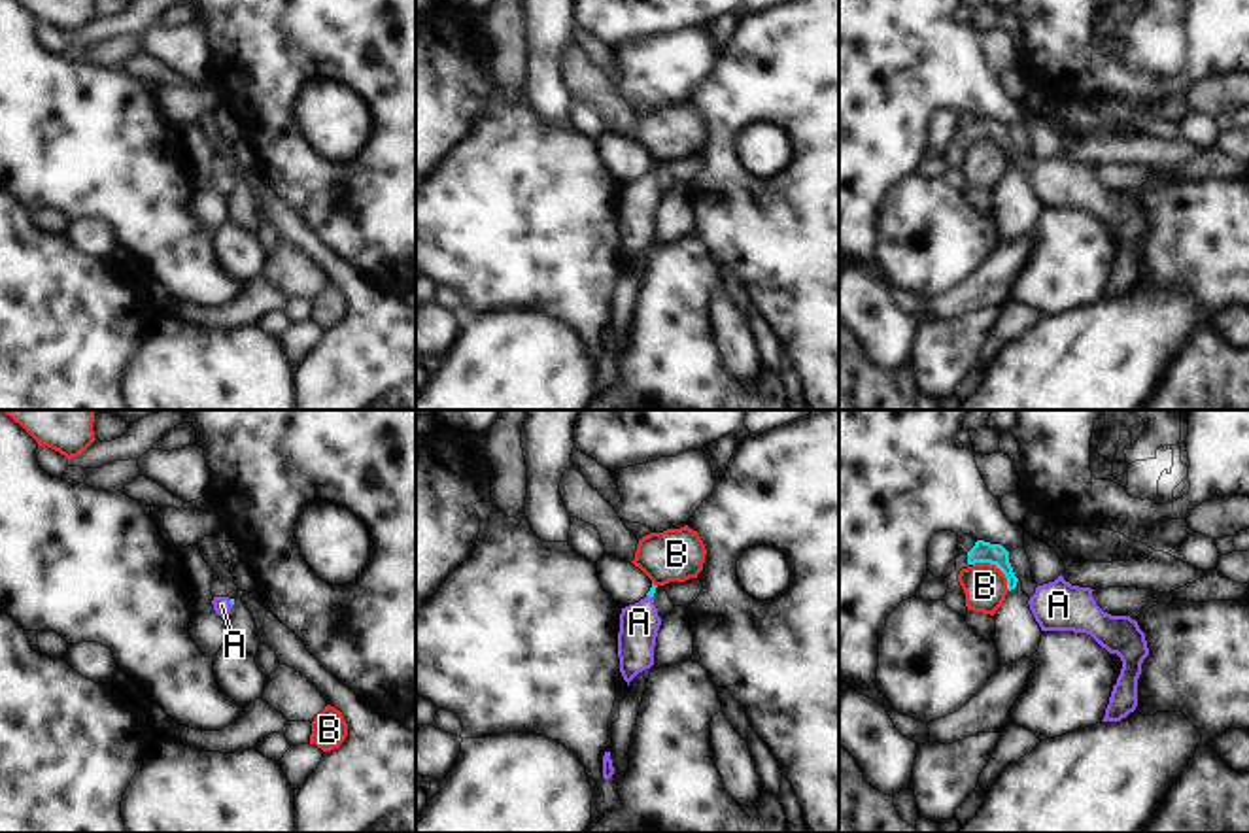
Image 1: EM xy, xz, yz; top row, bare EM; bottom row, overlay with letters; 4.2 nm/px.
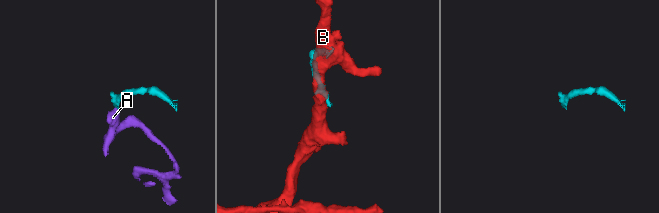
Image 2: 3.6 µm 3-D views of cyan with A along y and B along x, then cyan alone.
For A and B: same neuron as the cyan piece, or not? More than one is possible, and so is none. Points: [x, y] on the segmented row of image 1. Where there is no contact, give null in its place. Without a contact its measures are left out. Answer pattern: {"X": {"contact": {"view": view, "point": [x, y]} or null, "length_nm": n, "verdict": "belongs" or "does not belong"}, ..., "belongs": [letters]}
{"A": {"contact": {"view": "xz", "point": [650, 595]}, "length_nm": 40, "verdict": "belongs"}, "B": {"contact": {"view": "yz", "point": [996, 565]}, "length_nm": 200, "verdict": "does not belong"}, "belongs": ["A"]}

